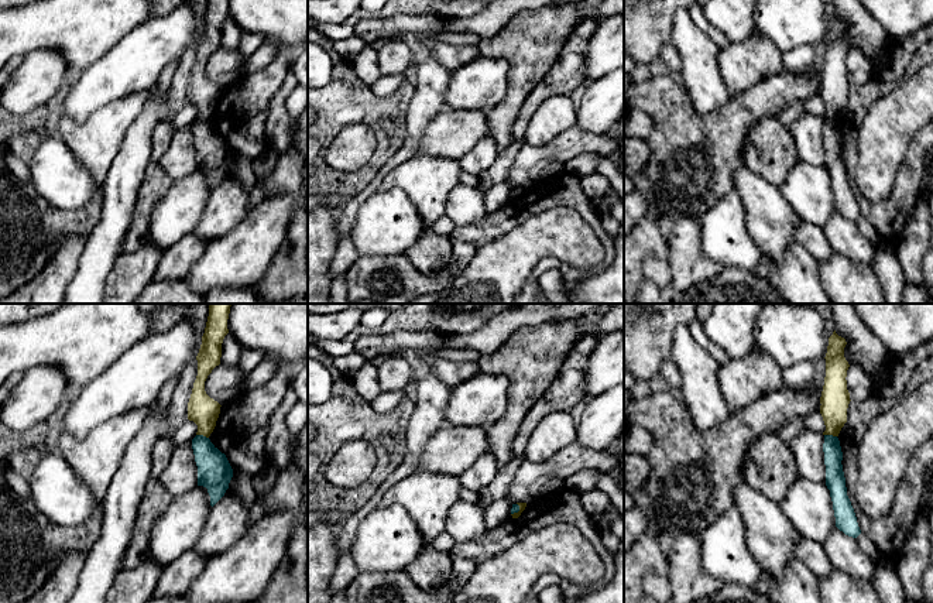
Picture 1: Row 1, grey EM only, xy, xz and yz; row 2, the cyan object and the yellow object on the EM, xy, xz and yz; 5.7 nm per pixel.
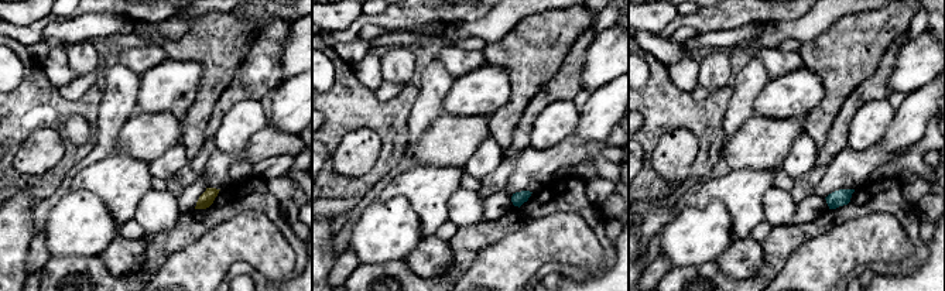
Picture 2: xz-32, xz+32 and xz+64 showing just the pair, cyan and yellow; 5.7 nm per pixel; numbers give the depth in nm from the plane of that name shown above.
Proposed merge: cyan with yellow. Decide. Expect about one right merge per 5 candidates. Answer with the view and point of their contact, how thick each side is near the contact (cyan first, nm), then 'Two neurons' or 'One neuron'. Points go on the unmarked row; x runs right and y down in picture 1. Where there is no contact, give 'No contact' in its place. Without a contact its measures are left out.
Touches cyan at xy (202, 119). Thickness 190 nm (cyan) against 170 nm. Two neurons

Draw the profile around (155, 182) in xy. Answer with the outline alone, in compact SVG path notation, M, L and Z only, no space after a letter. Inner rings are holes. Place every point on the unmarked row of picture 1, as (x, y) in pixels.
M150 162L137 193L134 217L123 241L123 254L136 251L147 244L148 227L154 206L167 193L174 181L161 168L159 162Z

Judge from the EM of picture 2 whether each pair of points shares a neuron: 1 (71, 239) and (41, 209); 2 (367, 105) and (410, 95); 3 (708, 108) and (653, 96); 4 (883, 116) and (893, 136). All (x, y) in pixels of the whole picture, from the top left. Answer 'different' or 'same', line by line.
1: different
2: same
3: same
4: different

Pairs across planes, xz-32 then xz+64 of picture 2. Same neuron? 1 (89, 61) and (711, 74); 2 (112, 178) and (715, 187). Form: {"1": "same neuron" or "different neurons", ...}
{"1": "same neuron", "2": "same neuron"}

